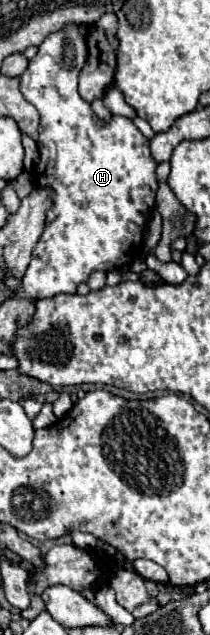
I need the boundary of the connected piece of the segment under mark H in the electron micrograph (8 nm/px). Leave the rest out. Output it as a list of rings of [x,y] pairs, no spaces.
[[[68,24],[58,32],[44,38],[38,54],[30,60],[26,72],[20,76],[22,96],[34,104],[40,112],[38,150],[40,164],[34,172],[36,186],[54,188],[52,208],[46,214],[46,228],[32,250],[32,260],[22,278],[26,298],[52,298],[56,294],[74,294],[80,282],[86,282],[90,272],[122,268],[130,264],[142,252],[144,228],[154,208],[156,196],[156,162],[150,158],[148,140],[134,126],[132,120],[112,116],[110,122],[102,122],[94,116],[88,102],[78,94],[78,72],[86,62],[86,42],[78,24]]]

